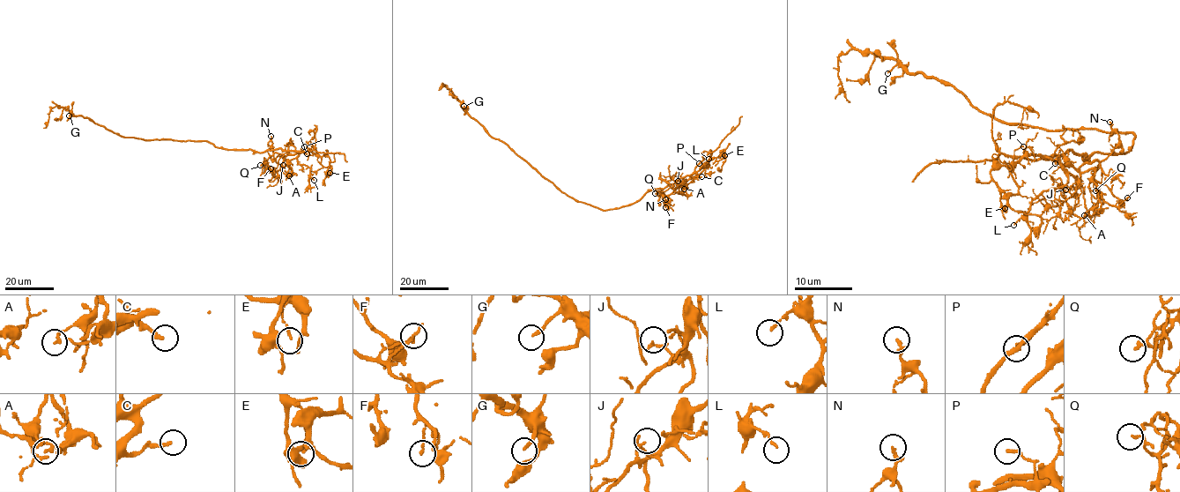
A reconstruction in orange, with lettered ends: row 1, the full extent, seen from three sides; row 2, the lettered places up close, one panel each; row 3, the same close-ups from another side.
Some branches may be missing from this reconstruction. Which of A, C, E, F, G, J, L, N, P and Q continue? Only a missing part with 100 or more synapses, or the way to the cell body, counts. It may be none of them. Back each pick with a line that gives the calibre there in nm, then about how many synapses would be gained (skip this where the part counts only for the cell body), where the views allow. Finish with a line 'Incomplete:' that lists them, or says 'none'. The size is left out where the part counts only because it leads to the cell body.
Incomplete: none

